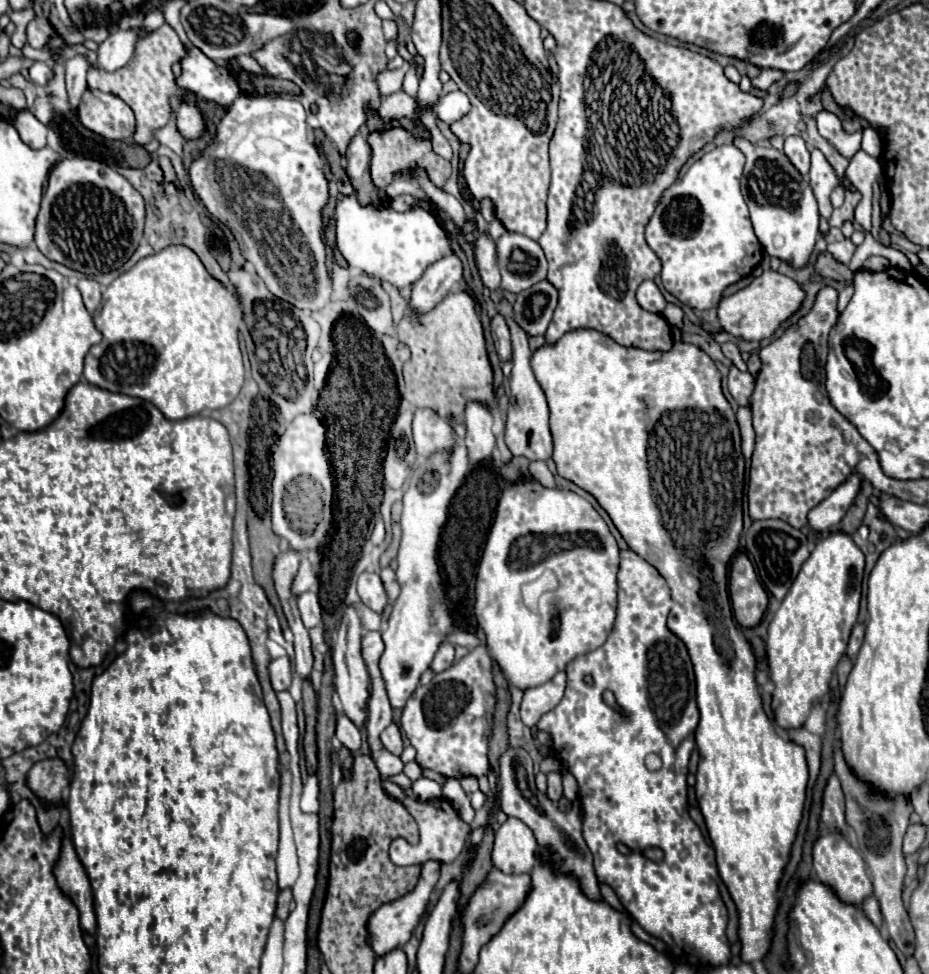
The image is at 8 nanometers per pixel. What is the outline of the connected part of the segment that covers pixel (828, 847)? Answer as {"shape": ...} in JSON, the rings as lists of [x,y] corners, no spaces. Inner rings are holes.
{"shape":[[[828,832],[820,836],[814,844],[814,878],[826,886],[830,886],[836,896],[848,904],[862,906],[862,902],[872,896],[872,882],[866,872],[864,860],[860,854],[844,840],[840,832]]]}

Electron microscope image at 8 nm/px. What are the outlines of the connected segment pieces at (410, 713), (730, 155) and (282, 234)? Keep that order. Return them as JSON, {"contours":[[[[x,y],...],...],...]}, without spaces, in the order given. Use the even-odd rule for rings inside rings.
{"contours":[[[[476,646],[448,670],[436,674],[430,684],[418,686],[404,706],[400,726],[416,748],[420,766],[448,778],[488,774],[488,740],[492,734],[492,714],[496,708],[494,662],[488,648]]],[[[714,148],[662,194],[646,226],[646,242],[662,260],[664,288],[694,310],[716,308],[722,292],[762,262],[762,244],[752,230],[740,192],[742,170],[744,154],[738,148]]],[[[242,94],[238,98],[238,102],[220,118],[218,126],[216,126],[216,136],[214,140],[200,150],[200,156],[194,158],[194,162],[190,164],[190,184],[194,188],[194,192],[198,194],[198,198],[202,200],[202,204],[206,206],[206,210],[220,220],[224,226],[230,228],[230,232],[234,234],[234,238],[240,244],[242,256],[254,266],[254,270],[258,272],[258,276],[264,280],[264,284],[268,286],[268,290],[278,296],[280,300],[290,302],[292,306],[300,308],[300,310],[322,310],[328,302],[330,302],[330,294],[332,294],[332,272],[326,268],[326,242],[324,242],[324,220],[322,220],[322,210],[328,204],[328,180],[326,180],[326,160],[324,156],[316,150],[316,146],[308,140],[308,126],[306,126],[306,112],[302,108],[302,104],[294,98],[266,98],[266,96],[246,96]]]]}

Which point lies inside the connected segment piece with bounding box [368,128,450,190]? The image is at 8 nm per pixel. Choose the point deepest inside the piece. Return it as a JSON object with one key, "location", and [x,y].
{"location":[394,149]}

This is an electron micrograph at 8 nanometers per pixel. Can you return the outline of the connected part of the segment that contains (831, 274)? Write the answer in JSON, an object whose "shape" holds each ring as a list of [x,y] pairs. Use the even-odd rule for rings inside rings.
{"shape":[[[824,252],[824,254],[820,254],[820,256],[816,258],[814,270],[816,270],[820,276],[824,276],[824,278],[840,280],[840,282],[844,282],[844,284],[852,284],[852,278],[854,278],[854,272],[852,272],[848,266],[840,264],[830,252]]]}

